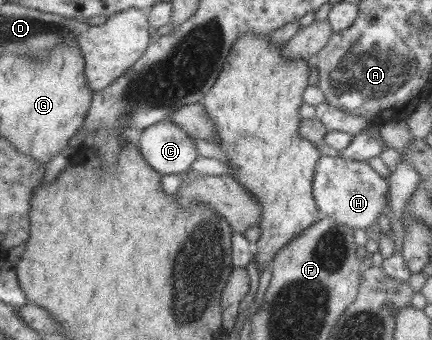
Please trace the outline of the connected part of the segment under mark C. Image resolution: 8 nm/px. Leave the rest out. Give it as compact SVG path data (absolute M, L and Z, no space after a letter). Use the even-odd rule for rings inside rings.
M162 120L143 128L136 145L140 156L158 174L179 174L187 171L198 155L193 140L175 124Z

